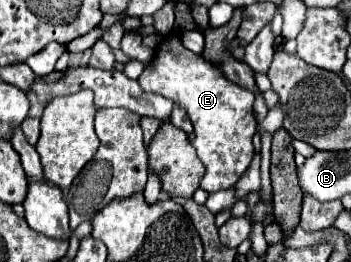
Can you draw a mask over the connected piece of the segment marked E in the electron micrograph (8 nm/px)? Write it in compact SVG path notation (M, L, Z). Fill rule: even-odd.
M198 30L182 32L182 40L178 32L172 32L158 44L154 64L144 68L144 72L138 78L138 84L142 86L142 90L170 98L174 104L186 110L190 122L194 124L196 134L192 146L196 148L198 158L206 166L206 174L200 180L200 188L204 188L206 192L218 192L232 188L254 156L252 146L252 136L256 134L256 116L252 112L254 94L230 82L214 62L202 56L202 52L204 52L202 32Z

